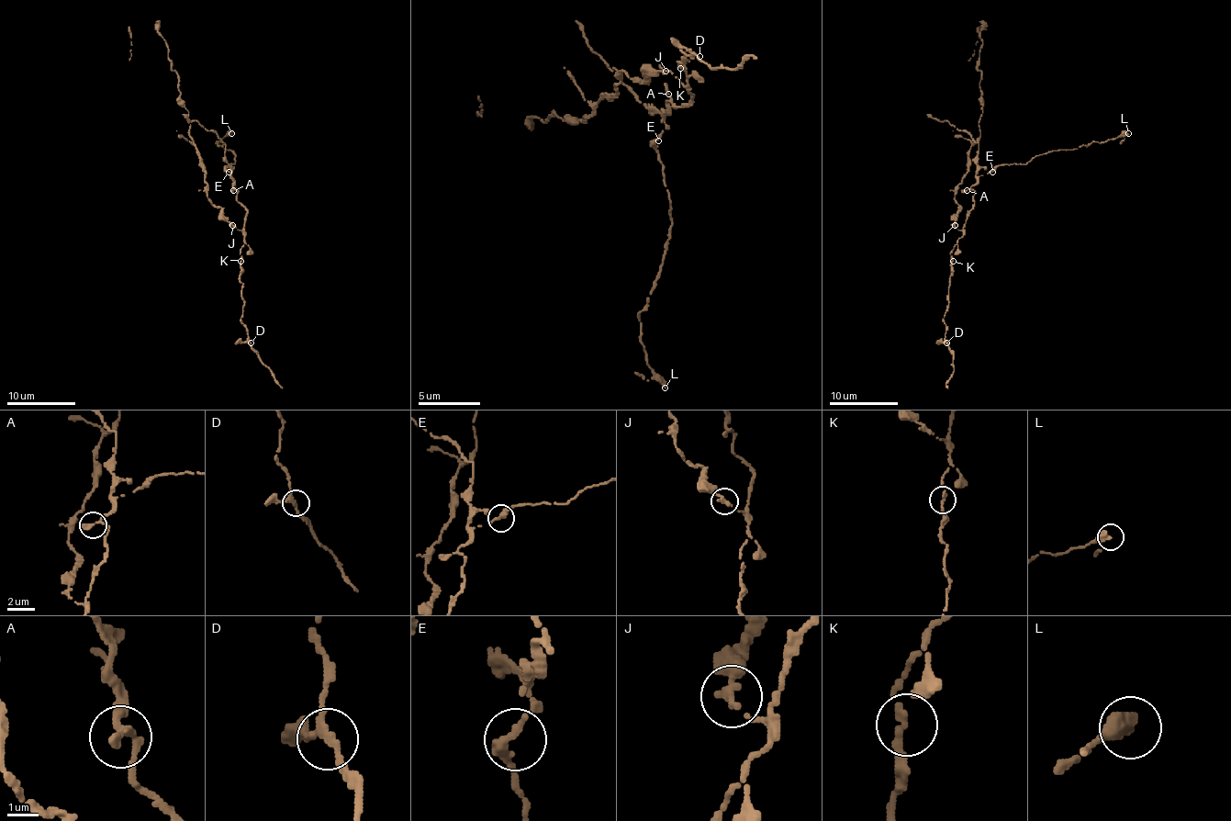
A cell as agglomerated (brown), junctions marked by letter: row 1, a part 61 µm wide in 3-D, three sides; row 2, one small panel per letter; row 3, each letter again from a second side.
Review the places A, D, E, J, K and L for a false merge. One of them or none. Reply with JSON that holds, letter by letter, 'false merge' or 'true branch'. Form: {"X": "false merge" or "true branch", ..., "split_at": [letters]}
{"A": "true branch", "D": "true branch", "E": "true branch", "J": "false merge", "K": "true branch", "L": "true branch", "split_at": ["J"]}

